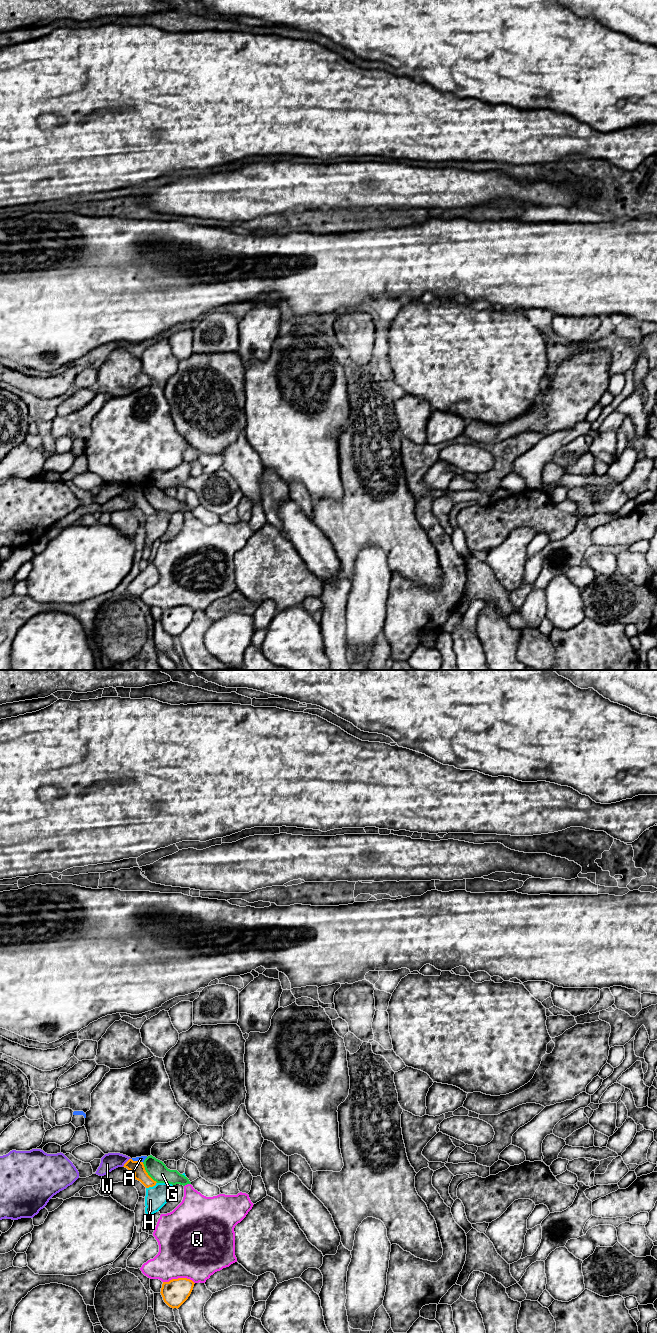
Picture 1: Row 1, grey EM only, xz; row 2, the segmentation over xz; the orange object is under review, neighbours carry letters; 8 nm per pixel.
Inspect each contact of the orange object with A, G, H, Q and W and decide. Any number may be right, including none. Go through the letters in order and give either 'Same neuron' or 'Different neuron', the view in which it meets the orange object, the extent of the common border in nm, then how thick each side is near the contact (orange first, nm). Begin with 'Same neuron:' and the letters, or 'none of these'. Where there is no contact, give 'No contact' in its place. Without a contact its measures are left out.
Same neuron: none of these
A: Different neuron. Touches orange in xz. Shared border 100 nm. Thickness 110 nm (orange) against 50 nm
G: Different neuron. Touches orange in xz. Shared border 200 nm. Thickness 110 nm (orange) against 160 nm
H: Different neuron. Touches orange in xz. Shared border 100 nm. Thickness 110 nm (orange) against 180 nm
Q: Different neuron. Touches orange in xz. Shared border 260 nm. Thickness 200 nm (orange) against 460 nm
W: Different neuron. Touches orange in xz. Shared border 100 nm. Thickness 110 nm (orange) against 140 nm

